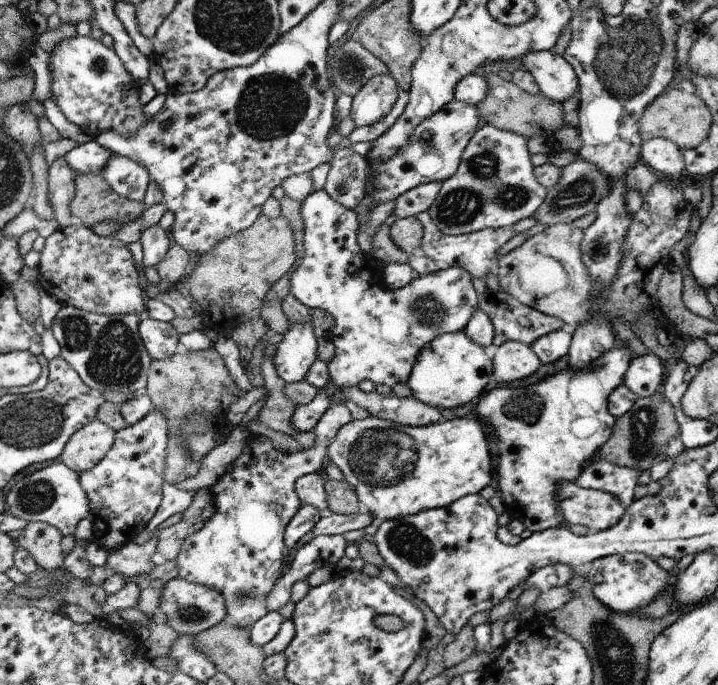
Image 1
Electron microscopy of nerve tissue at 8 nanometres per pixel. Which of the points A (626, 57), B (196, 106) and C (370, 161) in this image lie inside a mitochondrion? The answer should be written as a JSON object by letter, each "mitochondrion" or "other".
{"A":"mitochondrion","B":"other","C":"other"}

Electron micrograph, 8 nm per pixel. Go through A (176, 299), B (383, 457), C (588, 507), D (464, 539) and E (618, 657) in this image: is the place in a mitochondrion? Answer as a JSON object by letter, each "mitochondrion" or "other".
{"A":"other","B":"mitochondrion","C":"other","D":"other","E":"mitochondrion"}

